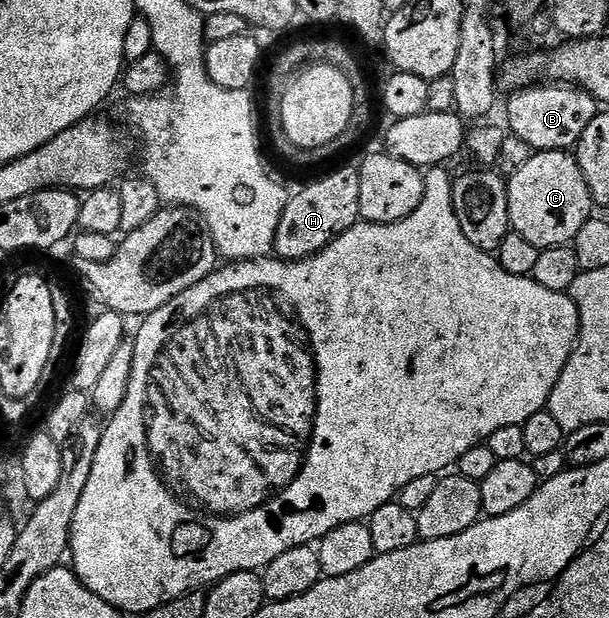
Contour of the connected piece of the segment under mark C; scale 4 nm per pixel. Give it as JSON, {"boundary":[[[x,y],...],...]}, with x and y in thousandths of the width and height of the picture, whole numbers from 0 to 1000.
{"boundary":[[[887,244],[867,252],[867,257],[833,290],[839,374],[862,383],[862,390],[875,390],[875,396],[887,403],[943,395],[947,377],[954,377],[954,364],[974,353],[967,299],[954,280],[954,267],[938,244]]]}

